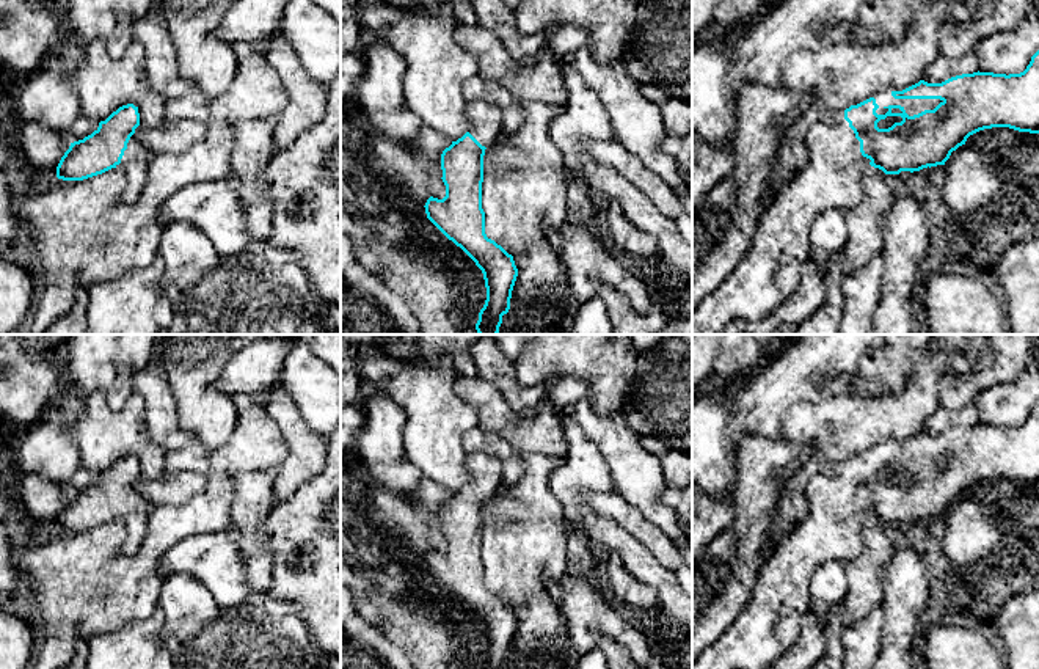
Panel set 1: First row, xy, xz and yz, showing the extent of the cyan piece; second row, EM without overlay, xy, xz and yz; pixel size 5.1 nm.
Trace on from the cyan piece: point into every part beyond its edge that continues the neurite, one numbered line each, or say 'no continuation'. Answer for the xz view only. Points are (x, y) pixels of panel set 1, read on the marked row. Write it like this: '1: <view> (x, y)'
1: xz (485, 118)

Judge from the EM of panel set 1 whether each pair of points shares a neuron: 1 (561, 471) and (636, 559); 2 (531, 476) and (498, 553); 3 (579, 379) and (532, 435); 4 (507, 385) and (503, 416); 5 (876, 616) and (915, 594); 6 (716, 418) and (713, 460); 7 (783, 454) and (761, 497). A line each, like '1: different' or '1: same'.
1: same
2: same
3: different
4: different
5: different
6: same
7: same

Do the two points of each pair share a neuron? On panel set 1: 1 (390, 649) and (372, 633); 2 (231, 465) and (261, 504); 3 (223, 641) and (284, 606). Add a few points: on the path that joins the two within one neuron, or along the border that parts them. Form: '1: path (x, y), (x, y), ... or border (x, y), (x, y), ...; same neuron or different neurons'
1: path (385, 646), (377, 638); same neuron
2: border (273, 467), (264, 471), (242, 473), (234, 478); different neurons
3: border (234, 606), (259, 605), (273, 616), (297, 614); different neurons

